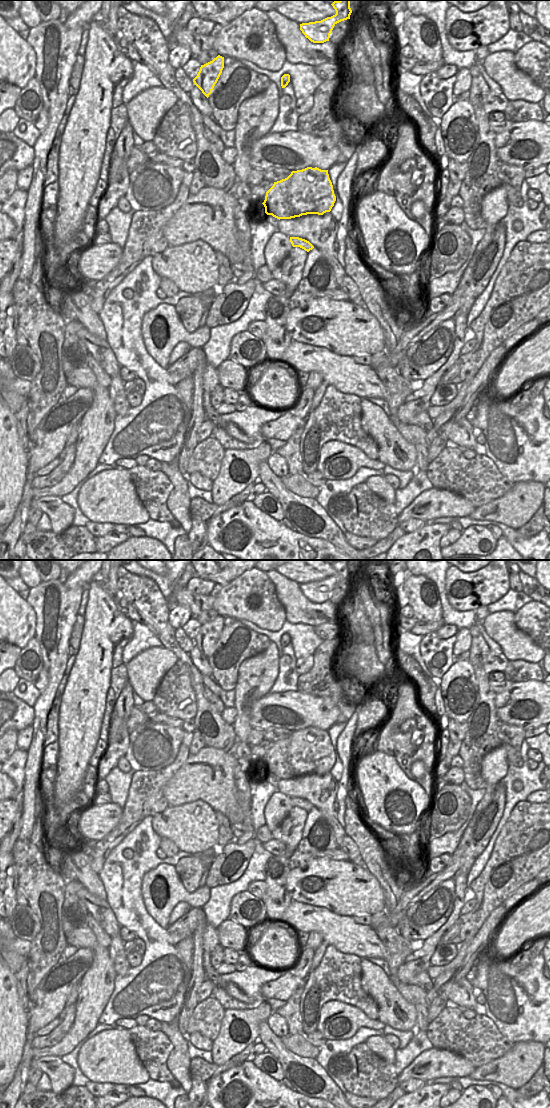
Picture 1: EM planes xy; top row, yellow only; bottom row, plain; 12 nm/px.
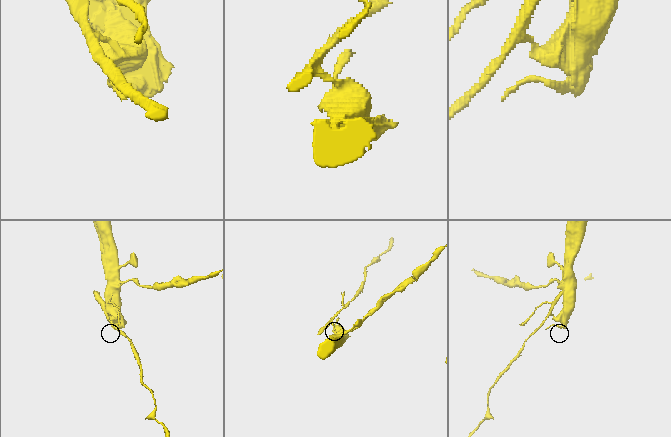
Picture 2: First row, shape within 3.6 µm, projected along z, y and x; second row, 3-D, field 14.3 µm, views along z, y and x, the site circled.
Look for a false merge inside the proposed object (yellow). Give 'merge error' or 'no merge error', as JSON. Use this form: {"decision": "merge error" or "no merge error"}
{"decision": "merge error"}

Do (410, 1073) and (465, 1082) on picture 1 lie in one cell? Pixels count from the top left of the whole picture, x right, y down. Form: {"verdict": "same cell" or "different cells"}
{"verdict": "different cells"}

